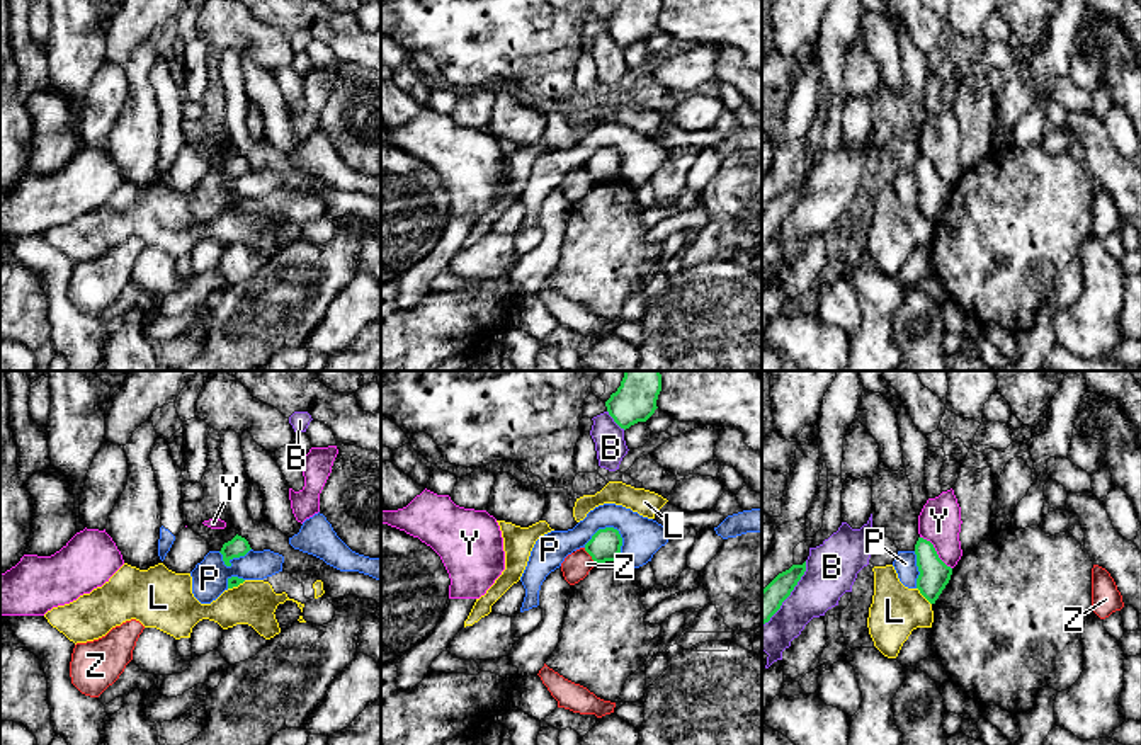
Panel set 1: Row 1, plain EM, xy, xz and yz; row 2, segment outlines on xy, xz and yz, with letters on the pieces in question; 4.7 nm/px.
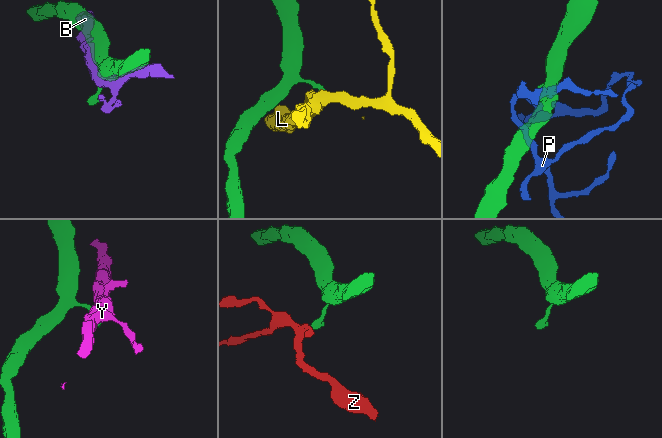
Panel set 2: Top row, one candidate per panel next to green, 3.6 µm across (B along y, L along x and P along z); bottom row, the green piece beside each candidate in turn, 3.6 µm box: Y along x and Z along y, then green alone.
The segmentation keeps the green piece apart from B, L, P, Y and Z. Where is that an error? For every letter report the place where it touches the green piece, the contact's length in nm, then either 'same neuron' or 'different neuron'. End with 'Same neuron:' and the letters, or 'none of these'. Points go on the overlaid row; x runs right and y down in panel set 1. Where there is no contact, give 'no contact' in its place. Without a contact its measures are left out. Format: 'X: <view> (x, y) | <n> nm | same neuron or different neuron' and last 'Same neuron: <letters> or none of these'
B: xz (614, 420) | 130 nm | different neuron
L: yz (922, 594) | 110 nm | different neuron
P: xz (602, 529) | 200 nm | different neuron
Y: yz (936, 551) | 220 nm | different neuron
Z: xz (589, 553) | 90 nm | different neuron
Same neuron: none of these

